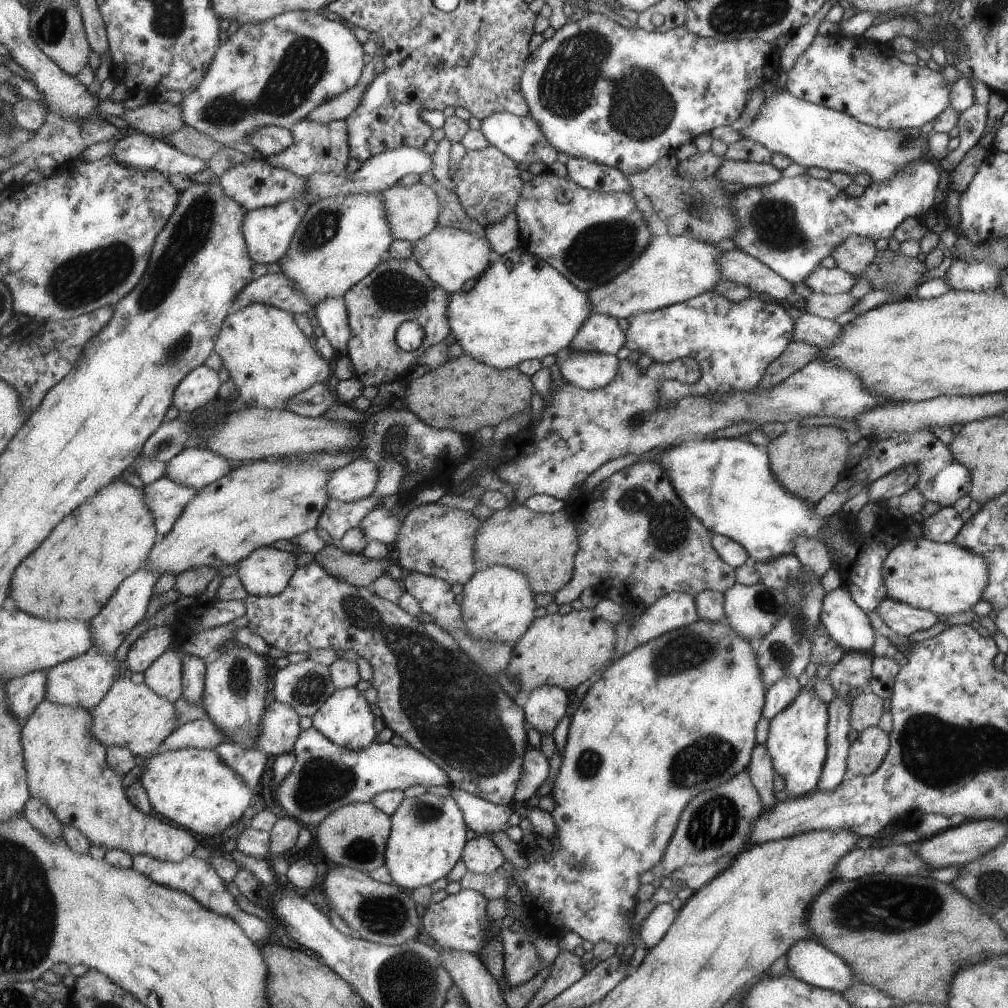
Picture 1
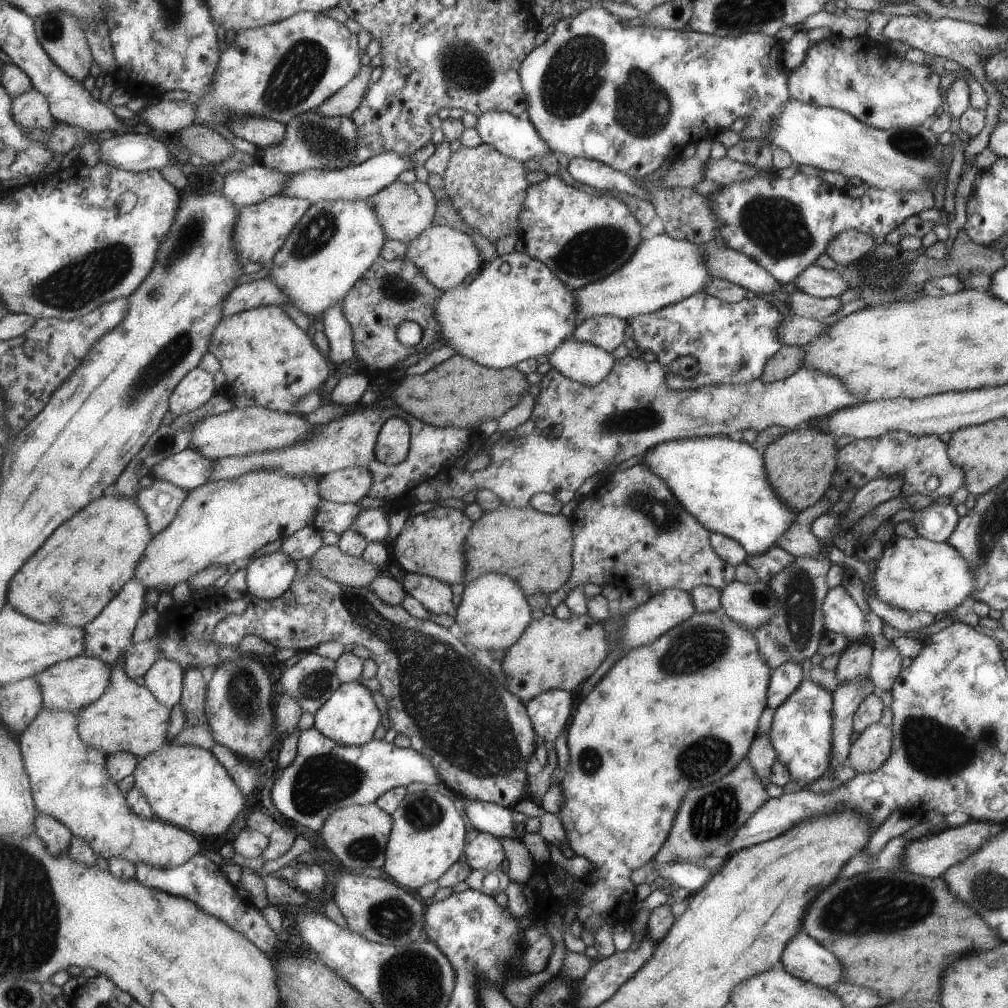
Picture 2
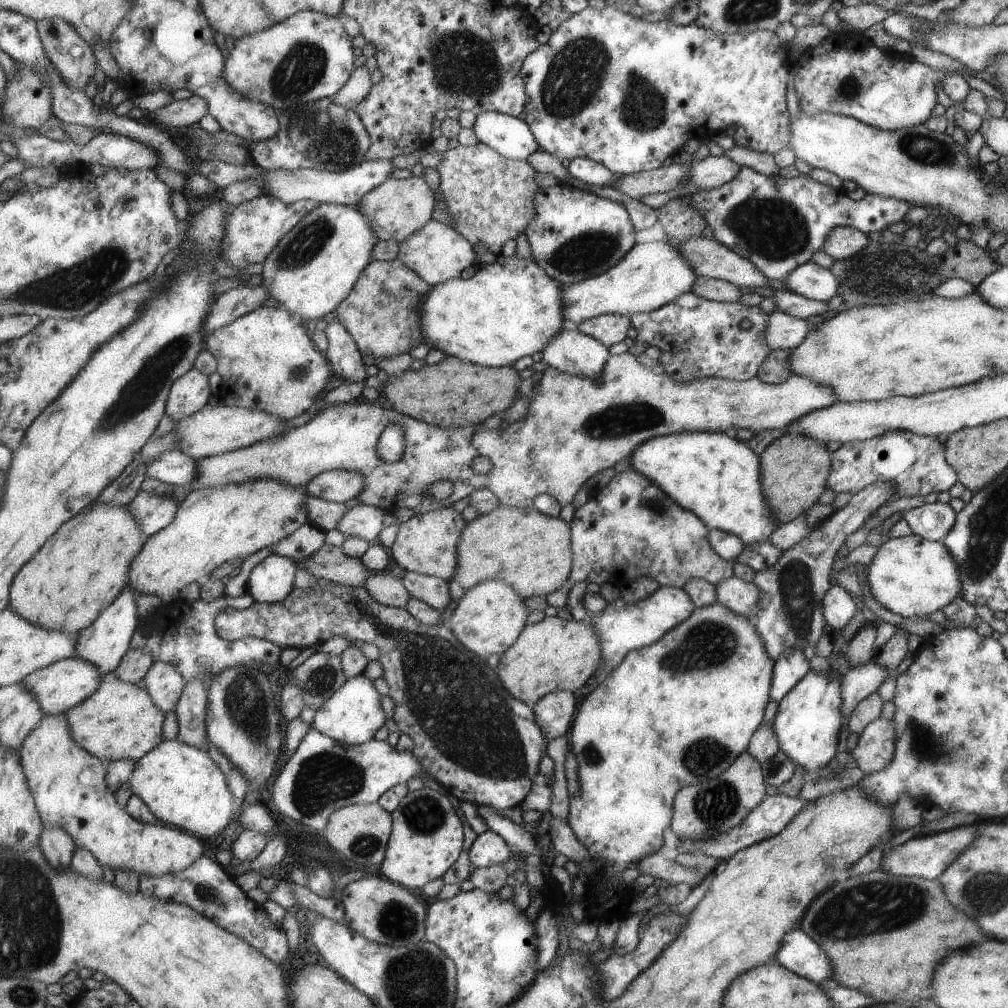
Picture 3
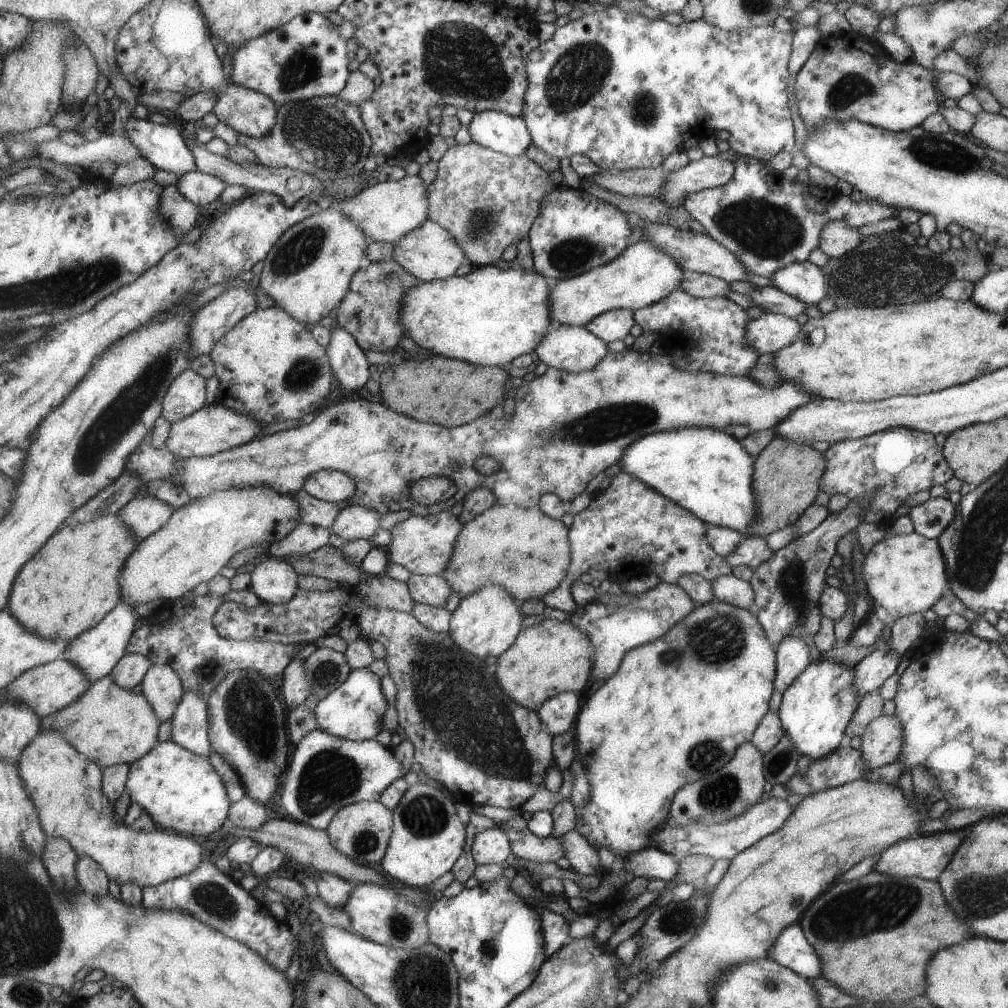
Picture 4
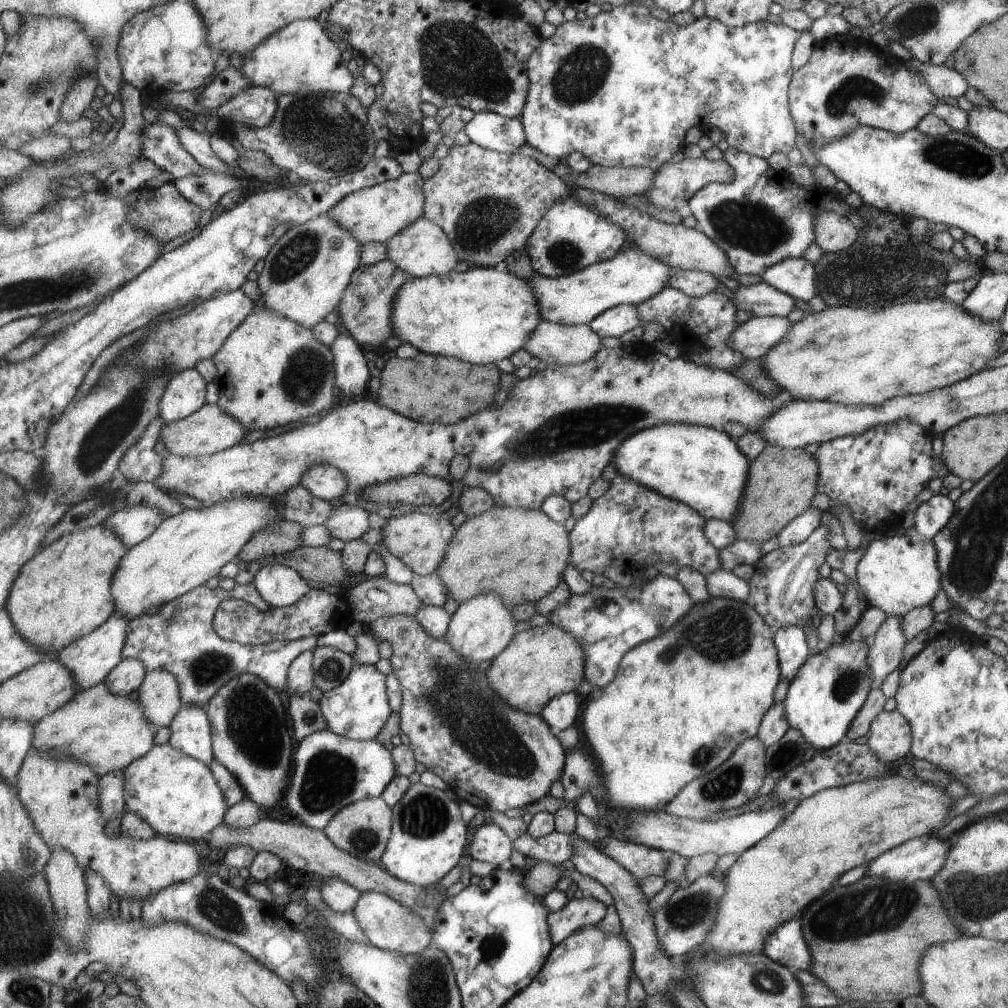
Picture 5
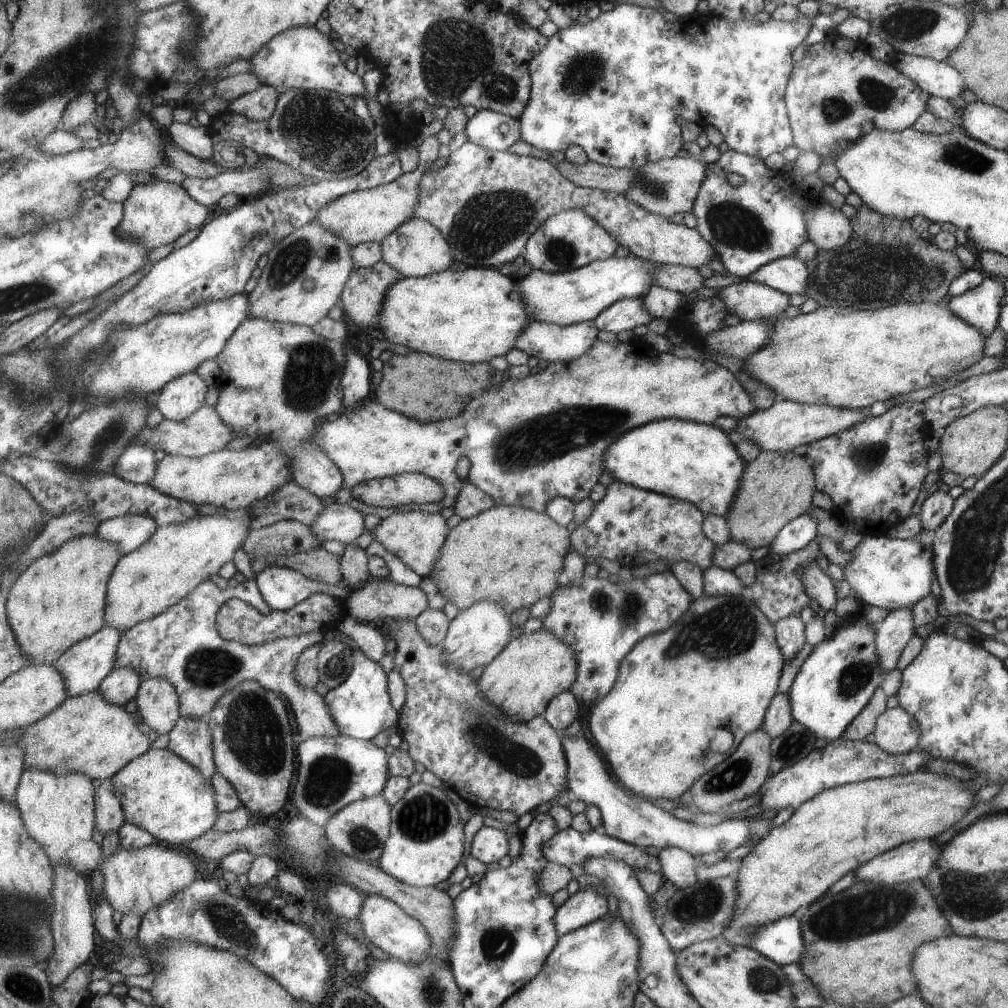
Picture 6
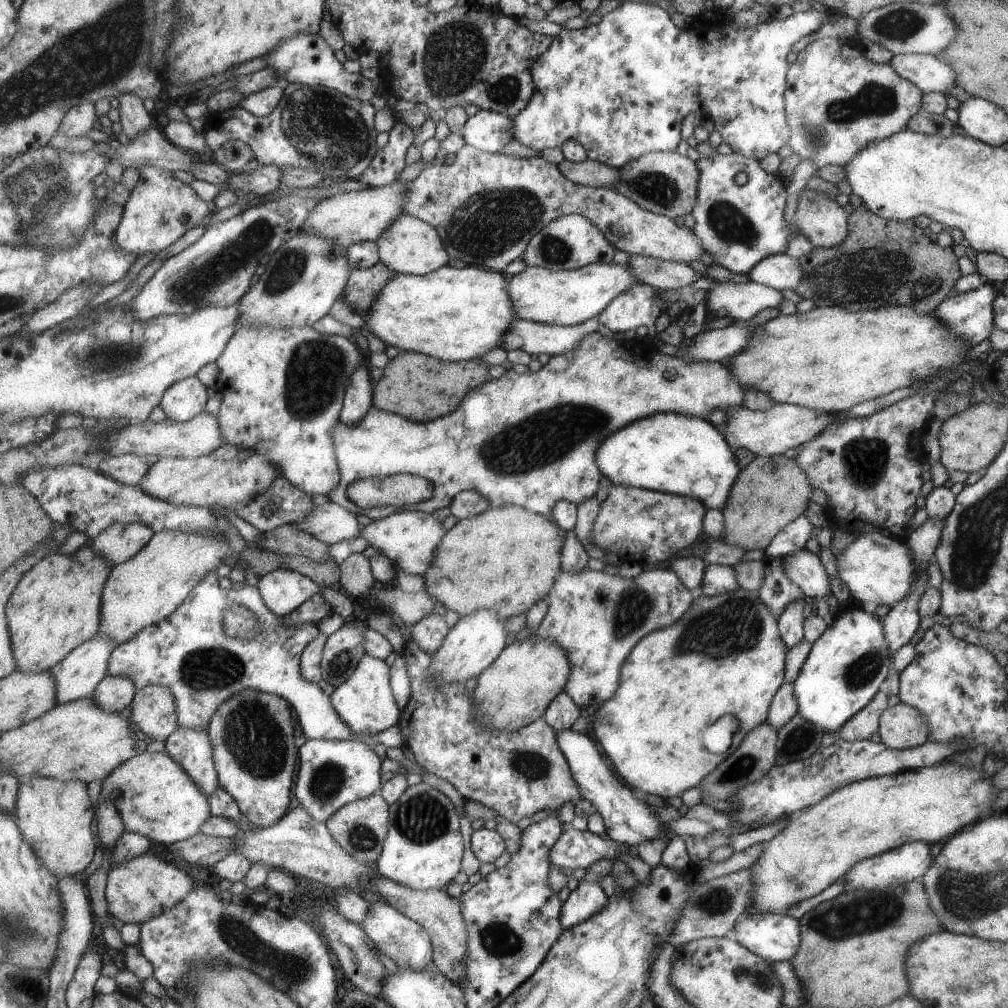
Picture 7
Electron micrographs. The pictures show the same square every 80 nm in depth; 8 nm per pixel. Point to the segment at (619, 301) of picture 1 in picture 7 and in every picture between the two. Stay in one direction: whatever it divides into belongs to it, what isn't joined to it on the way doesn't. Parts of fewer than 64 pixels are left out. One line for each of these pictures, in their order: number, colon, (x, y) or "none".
2: (662, 270)
3: (654, 273)
4: (642, 274)
5: (631, 277)
6: (579, 295)
7: (569, 297)

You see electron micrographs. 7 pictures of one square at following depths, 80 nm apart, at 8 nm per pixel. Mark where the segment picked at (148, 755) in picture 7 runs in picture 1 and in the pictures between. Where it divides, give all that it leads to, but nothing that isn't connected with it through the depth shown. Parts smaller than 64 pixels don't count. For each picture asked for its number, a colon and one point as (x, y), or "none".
1: (194, 788)
2: (187, 786)
3: (184, 787)
4: (183, 792)
5: (179, 796)
6: (161, 792)

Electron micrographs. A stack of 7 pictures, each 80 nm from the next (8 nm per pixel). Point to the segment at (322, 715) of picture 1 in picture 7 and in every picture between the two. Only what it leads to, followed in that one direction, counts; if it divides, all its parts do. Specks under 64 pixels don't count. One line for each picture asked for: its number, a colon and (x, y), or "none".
2: (350, 717)
3: (353, 715)
4: (355, 710)
5: (358, 709)
6: (361, 706)
7: (366, 702)

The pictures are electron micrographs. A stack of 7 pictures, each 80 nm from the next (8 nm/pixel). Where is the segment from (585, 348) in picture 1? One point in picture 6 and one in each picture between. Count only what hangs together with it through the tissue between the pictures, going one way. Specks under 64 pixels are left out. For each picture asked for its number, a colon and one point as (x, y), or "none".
2: (607, 331)
3: (610, 328)
4: (614, 325)
5: (617, 320)
6: (629, 312)

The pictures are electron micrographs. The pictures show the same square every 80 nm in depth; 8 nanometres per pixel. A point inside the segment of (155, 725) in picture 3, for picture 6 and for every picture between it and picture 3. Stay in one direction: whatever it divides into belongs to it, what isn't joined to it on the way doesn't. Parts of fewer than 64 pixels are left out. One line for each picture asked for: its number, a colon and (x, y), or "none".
4: (111, 725)
5: (108, 732)
6: (88, 735)

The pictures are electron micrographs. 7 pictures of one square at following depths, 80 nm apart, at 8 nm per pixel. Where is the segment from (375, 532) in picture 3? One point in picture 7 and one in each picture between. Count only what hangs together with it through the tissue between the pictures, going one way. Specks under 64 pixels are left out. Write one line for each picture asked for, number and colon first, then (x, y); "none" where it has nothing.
4: (354, 522)
5: (347, 523)
6: (338, 521)
7: (329, 522)

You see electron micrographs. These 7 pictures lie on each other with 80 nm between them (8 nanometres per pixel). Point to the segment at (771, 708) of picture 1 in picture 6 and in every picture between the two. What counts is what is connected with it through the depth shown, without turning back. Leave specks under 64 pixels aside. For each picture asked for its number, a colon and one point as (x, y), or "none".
2: (784, 679)
3: (790, 666)
4: (792, 655)
5: (789, 640)
6: (789, 631)

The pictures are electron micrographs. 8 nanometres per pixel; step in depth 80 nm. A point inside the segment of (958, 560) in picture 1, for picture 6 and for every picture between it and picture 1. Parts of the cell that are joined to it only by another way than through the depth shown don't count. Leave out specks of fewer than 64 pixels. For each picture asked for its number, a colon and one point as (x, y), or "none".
2: (915, 574)
3: (908, 575)
4: (904, 574)
5: (896, 574)
6: (883, 572)

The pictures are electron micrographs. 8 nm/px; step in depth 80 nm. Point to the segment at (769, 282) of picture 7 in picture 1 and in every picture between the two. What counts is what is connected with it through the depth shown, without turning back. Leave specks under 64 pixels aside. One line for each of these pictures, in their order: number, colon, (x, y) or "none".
1: (832, 281)
2: (813, 280)
3: (815, 283)
4: (805, 281)
5: (795, 276)
6: (787, 274)

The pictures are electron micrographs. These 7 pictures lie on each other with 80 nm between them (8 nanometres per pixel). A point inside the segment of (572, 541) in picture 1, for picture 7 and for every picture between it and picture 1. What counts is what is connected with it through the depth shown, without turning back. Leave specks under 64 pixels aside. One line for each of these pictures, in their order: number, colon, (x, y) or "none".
2: (537, 549)
3: (533, 551)
4: (524, 550)
5: (522, 554)
6: (476, 563)
7: (507, 559)

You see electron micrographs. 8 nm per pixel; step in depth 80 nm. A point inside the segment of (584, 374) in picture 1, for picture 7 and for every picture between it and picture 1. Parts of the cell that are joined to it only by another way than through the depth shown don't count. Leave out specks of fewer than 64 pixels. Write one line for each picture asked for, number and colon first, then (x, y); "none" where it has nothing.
2: (588, 363)
3: (572, 351)
4: (569, 348)
5: (554, 343)
6: (548, 341)
7: (535, 338)

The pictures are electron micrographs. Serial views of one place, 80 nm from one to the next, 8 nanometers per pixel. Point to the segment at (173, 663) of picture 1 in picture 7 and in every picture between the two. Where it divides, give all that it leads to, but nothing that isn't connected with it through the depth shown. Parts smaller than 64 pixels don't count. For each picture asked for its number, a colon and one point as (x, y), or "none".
2: (166, 679)
3: (166, 684)
4: (163, 686)
5: (160, 692)
6: (158, 703)
7: (154, 712)

